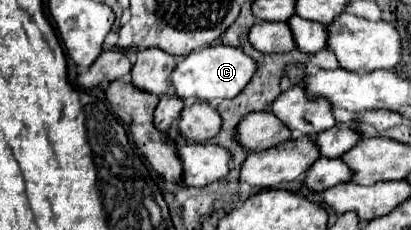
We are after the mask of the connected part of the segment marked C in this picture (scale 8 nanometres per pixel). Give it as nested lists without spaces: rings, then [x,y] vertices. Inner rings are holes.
[[[218,44],[204,50],[194,50],[184,56],[184,60],[176,64],[174,72],[170,74],[170,86],[174,88],[174,94],[180,100],[204,100],[208,104],[218,104],[226,98],[234,98],[236,94],[240,94],[252,78],[254,70],[256,62],[242,50]]]

